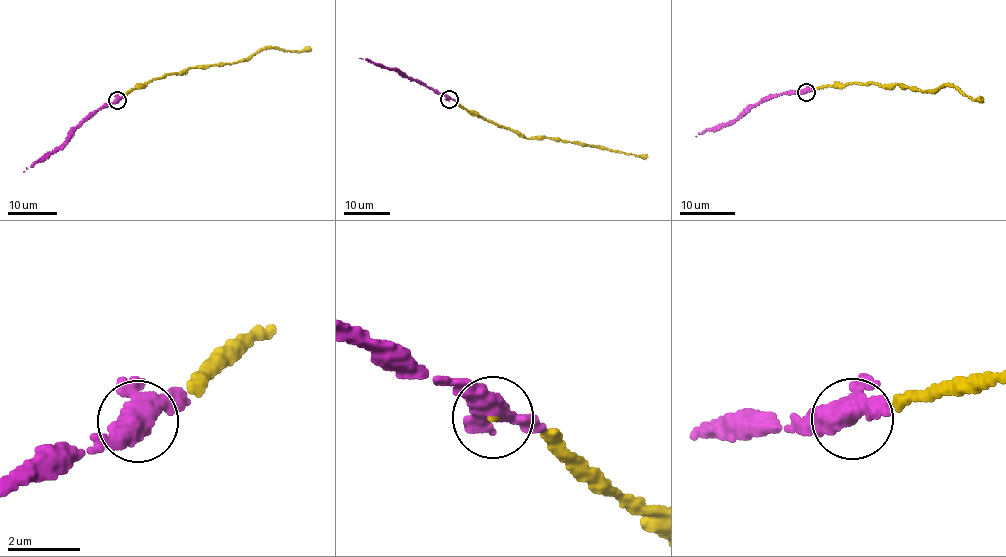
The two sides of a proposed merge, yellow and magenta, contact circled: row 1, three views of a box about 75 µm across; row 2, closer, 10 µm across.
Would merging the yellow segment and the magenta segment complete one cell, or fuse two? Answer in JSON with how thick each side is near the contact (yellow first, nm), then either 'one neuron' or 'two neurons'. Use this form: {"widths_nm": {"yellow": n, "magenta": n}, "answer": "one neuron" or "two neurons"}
{"widths_nm": {"yellow": 110, "magenta": 400}, "answer": "one neuron"}

